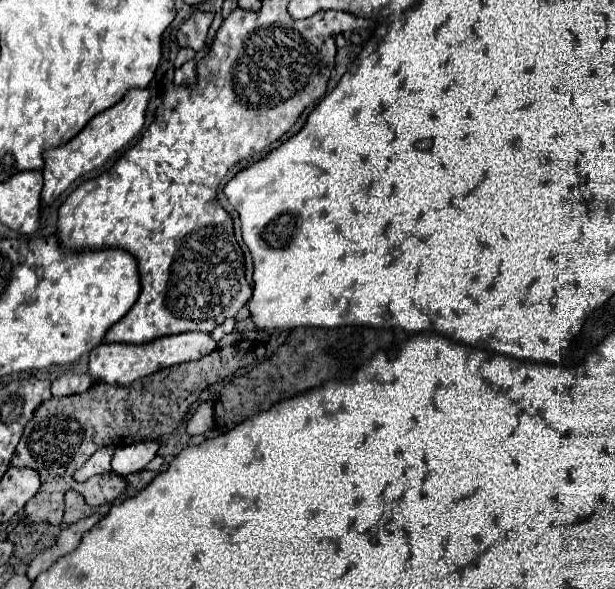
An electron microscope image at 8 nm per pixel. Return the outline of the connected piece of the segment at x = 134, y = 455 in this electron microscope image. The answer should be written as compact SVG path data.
M141 441L127 447L119 447L111 461L113 471L119 475L139 473L153 461L157 451L159 451L159 445L155 441Z

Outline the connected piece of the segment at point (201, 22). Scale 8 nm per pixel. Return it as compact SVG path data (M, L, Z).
M195 11L177 31L177 45L201 51L207 41L207 31L213 23L213 13Z

